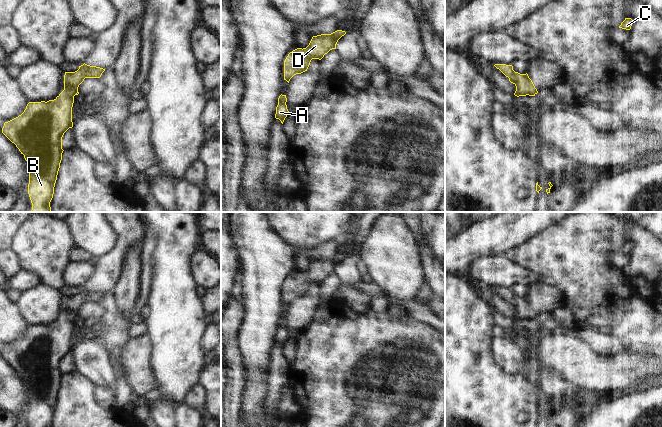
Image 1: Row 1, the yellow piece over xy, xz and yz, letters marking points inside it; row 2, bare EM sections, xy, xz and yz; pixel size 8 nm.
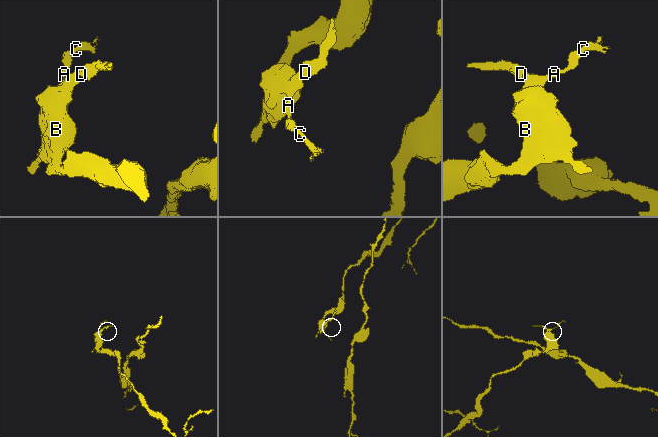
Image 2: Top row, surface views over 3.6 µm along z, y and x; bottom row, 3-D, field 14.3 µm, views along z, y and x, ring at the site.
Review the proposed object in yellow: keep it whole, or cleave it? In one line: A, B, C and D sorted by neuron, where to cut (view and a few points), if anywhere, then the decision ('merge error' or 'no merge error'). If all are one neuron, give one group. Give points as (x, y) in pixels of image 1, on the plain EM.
A B C D | no cut | no merge error

